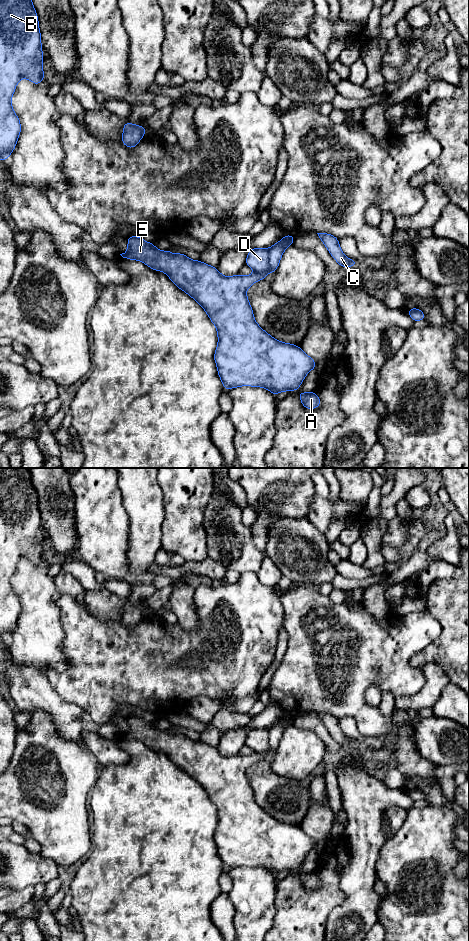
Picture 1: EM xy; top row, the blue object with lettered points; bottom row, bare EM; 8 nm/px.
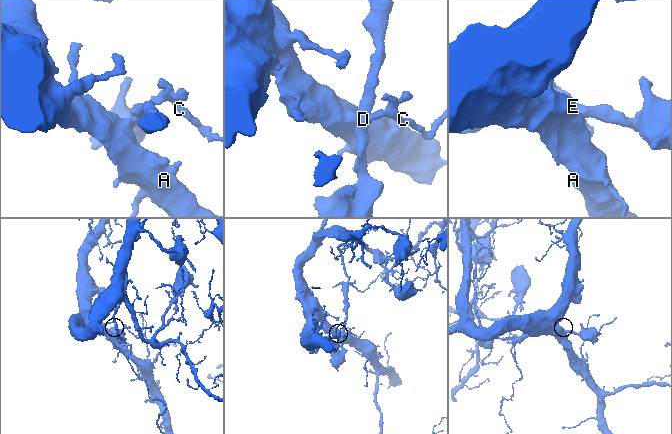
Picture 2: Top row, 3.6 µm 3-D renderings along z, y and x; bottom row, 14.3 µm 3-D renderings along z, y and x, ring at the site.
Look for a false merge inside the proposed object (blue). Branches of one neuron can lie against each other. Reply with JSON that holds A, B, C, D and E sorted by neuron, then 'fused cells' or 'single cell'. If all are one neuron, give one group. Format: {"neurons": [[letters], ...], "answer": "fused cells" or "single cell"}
{"neurons": [["A", "B", "C", "E"], ["D"]], "answer": "fused cells"}

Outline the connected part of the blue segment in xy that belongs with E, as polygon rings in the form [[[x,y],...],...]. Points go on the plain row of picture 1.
[[[284,715],[281,721],[276,722],[269,729],[270,748],[266,752],[254,752],[250,756],[237,754],[226,757],[216,747],[200,740],[193,741],[183,733],[160,731],[154,723],[148,723],[138,716],[127,718],[128,730],[120,735],[125,739],[142,741],[155,751],[163,751],[178,768],[206,791],[217,808],[218,825],[214,840],[224,870],[254,866],[266,868],[276,876],[279,872],[298,869],[307,853],[318,845],[300,827],[276,820],[256,803],[246,770],[255,762],[265,759],[268,753],[276,751],[284,730],[293,725],[294,717],[295,715]]]

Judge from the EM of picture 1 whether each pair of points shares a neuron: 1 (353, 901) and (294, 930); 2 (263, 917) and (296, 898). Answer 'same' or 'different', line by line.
1: different
2: different

